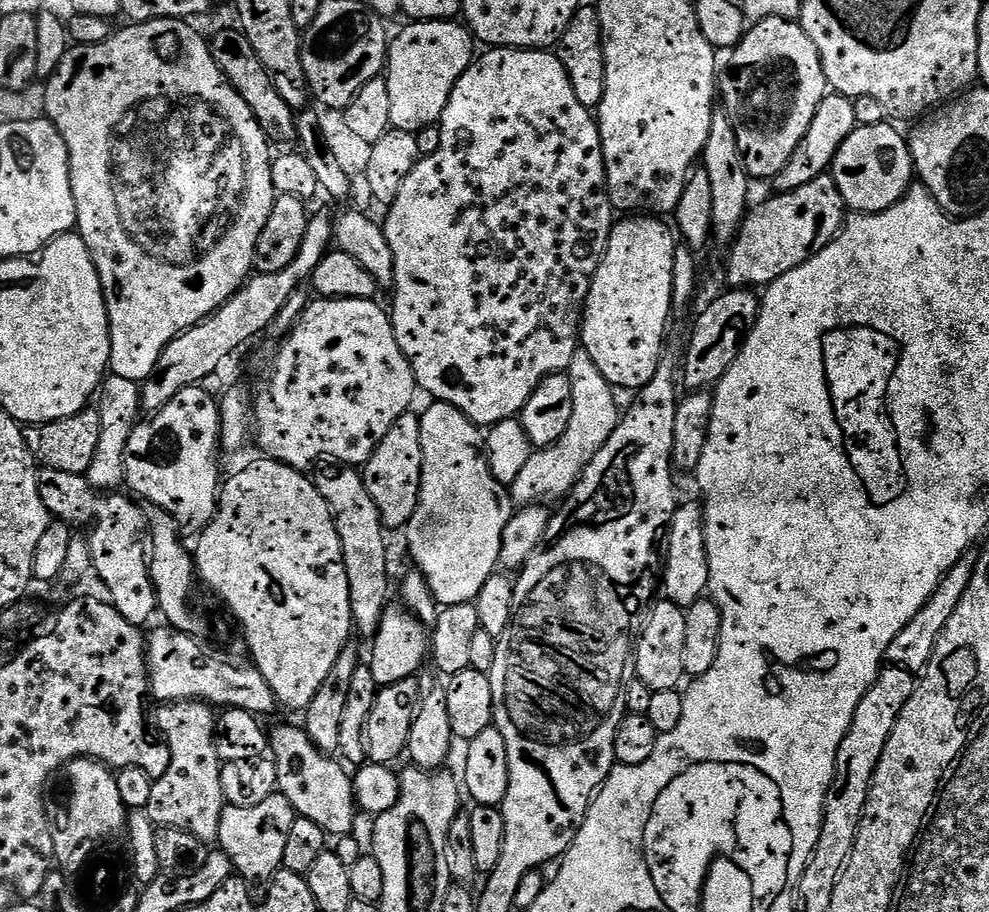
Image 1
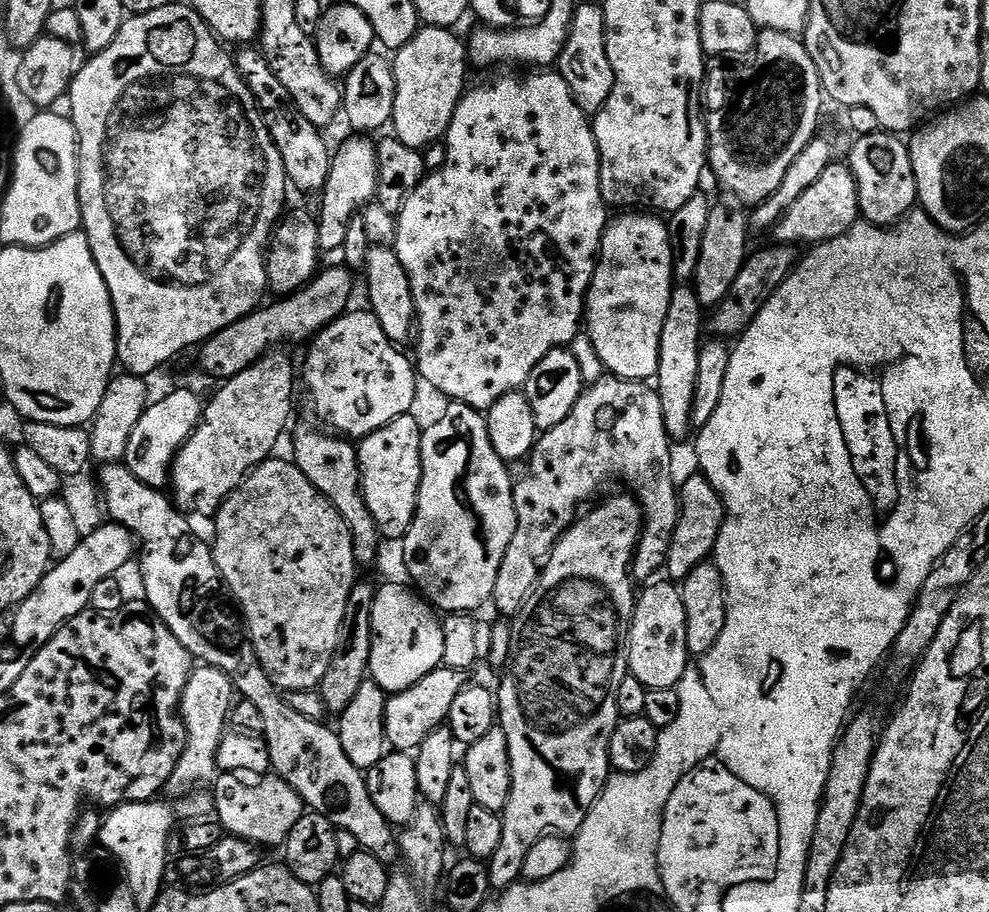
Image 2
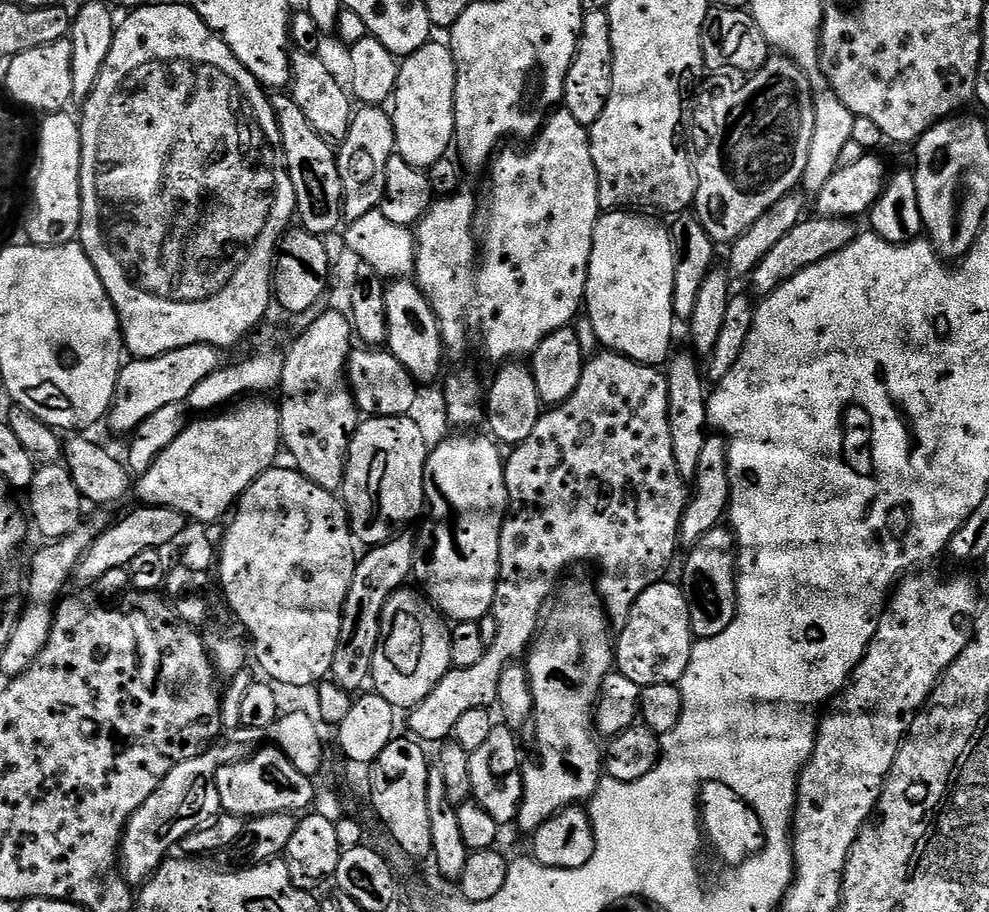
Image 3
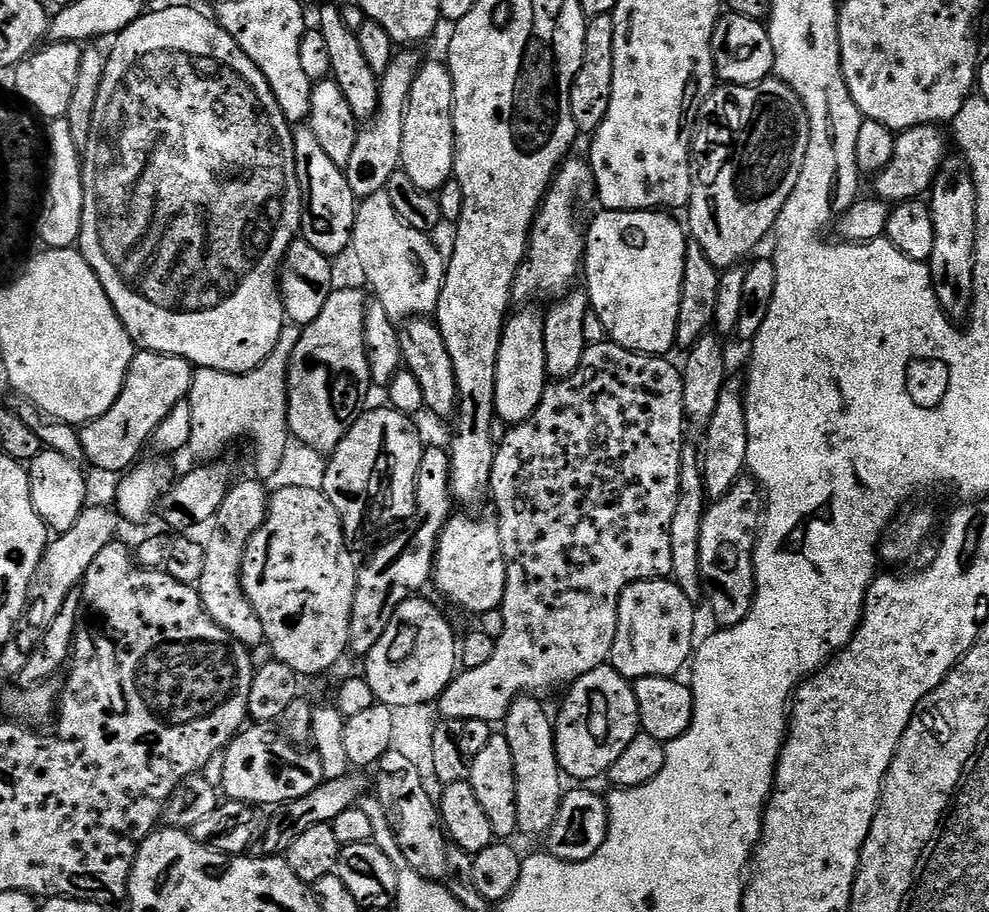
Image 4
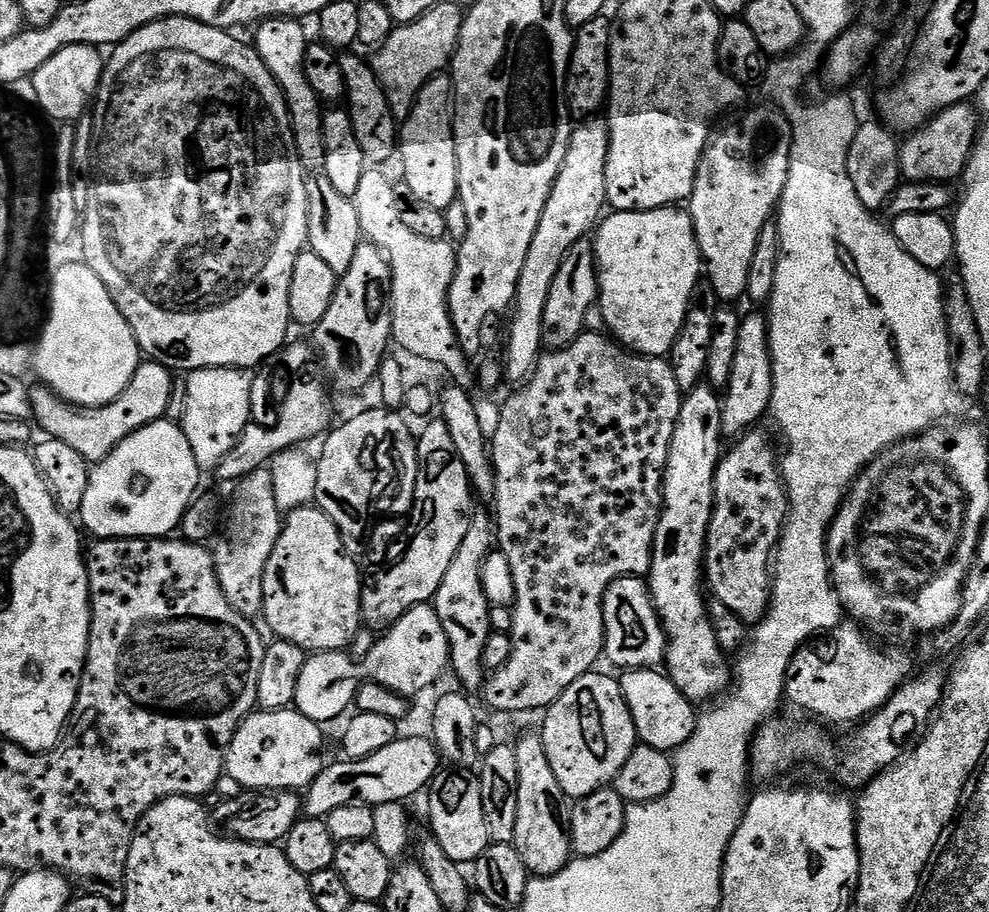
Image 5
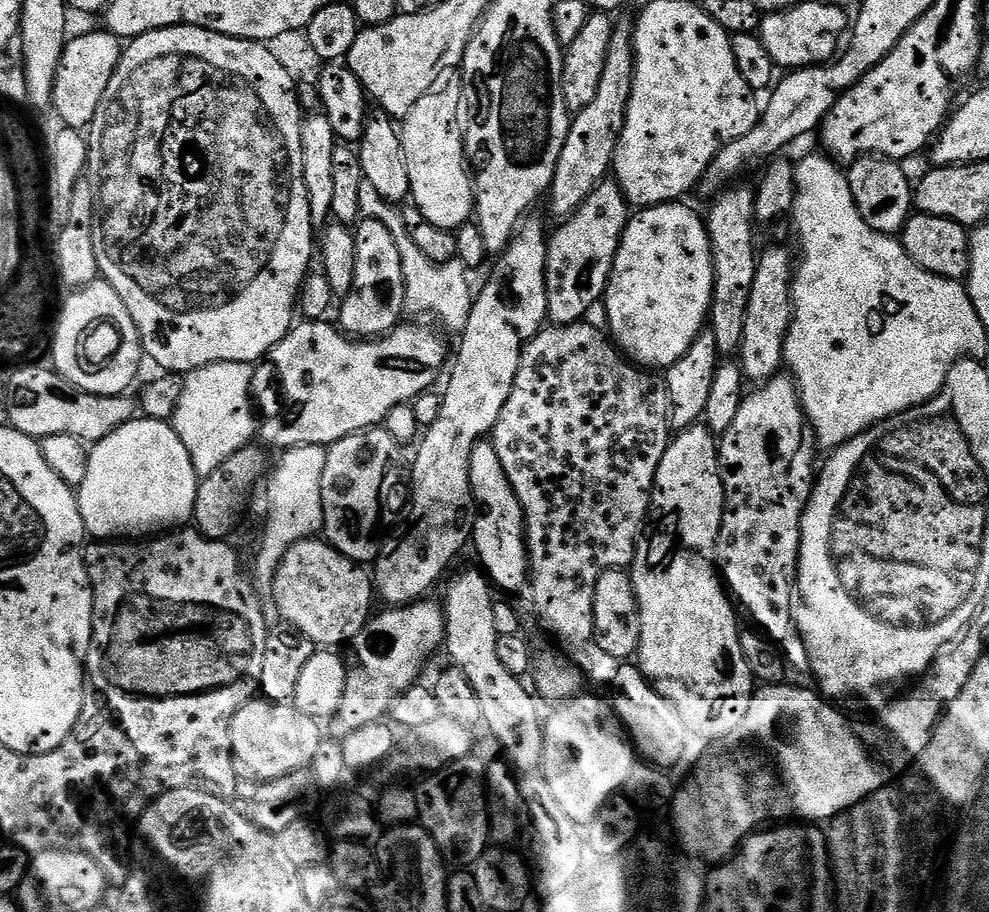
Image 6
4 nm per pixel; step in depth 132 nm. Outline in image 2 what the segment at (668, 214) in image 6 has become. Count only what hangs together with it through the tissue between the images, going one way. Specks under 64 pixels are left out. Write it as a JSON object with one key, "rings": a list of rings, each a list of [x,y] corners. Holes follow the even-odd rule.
{"rings":[[[624,214],[621,220],[613,219],[604,229],[604,236],[600,240],[600,255],[596,261],[596,272],[592,275],[592,284],[588,288],[586,301],[586,335],[594,342],[594,350],[598,350],[598,358],[611,375],[623,380],[638,380],[641,382],[655,381],[658,370],[658,346],[662,338],[662,322],[666,322],[666,306],[670,306],[674,277],[672,274],[672,251],[668,237],[668,225],[656,214]]]}

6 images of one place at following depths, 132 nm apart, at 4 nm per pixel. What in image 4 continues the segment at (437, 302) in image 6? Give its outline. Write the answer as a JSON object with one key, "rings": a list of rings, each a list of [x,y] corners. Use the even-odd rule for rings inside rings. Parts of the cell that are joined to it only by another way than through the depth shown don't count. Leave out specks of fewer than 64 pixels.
{"rings":[[[387,191],[365,197],[357,207],[352,243],[354,254],[365,278],[393,320],[435,313],[444,285],[445,253],[440,253],[432,238],[407,227],[394,214]]]}

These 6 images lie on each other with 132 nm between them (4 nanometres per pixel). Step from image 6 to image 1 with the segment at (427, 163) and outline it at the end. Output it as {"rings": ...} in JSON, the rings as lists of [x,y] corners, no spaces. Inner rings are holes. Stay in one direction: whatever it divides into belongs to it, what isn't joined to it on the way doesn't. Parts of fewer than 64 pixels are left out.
{"rings":[[[422,20],[395,33],[388,46],[386,79],[390,90],[390,122],[398,130],[418,133],[435,125],[462,74],[474,59],[474,36],[463,23]]]}

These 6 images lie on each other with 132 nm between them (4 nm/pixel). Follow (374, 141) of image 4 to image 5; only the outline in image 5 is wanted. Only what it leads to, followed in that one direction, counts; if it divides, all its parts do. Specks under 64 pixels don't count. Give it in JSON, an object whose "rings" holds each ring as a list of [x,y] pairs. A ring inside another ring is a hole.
{"rings":[[[437,2],[425,16],[420,16],[408,24],[393,27],[390,38],[386,38],[383,46],[375,49],[373,56],[376,57],[371,57],[370,63],[372,69],[376,71],[376,76],[380,79],[381,86],[384,87],[384,93],[390,102],[390,110],[396,115],[397,121],[407,120],[412,113],[412,106],[416,103],[416,98],[424,89],[425,84],[441,75],[451,65],[452,56],[456,53],[456,47],[460,41],[460,31],[464,25],[465,15],[463,7],[460,9],[456,4]]]}

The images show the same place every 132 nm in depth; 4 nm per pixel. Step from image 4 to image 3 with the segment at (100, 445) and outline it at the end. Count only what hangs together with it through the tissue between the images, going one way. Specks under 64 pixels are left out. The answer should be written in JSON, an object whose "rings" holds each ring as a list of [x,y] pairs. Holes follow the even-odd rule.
{"rings":[[[195,344],[178,350],[170,350],[161,356],[146,358],[145,360],[129,359],[120,369],[120,382],[116,390],[116,397],[112,399],[111,409],[106,417],[116,432],[131,434],[135,432],[150,414],[163,410],[165,406],[184,404],[190,390],[202,382],[202,378],[210,378],[222,366],[221,349],[209,344]]]}

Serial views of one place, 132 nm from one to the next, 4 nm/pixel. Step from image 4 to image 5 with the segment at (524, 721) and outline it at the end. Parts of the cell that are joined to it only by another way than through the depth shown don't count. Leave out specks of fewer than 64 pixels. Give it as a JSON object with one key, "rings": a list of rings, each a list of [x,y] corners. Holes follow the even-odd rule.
{"rings":[[[539,735],[524,736],[515,741],[514,747],[518,758],[518,822],[514,822],[512,844],[533,877],[553,876],[567,866],[573,855],[565,809],[560,809],[552,797],[561,795],[558,778],[550,770],[550,758],[546,758],[546,746]]]}

